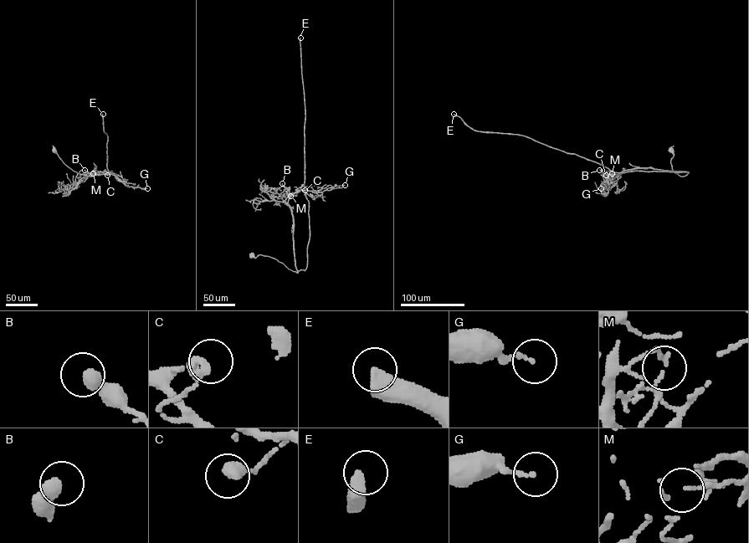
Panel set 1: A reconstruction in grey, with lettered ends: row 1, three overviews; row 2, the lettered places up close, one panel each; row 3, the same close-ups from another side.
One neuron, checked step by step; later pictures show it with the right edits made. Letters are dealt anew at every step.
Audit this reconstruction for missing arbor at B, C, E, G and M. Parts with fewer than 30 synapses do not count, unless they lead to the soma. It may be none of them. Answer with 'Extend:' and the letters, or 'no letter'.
Extend: E

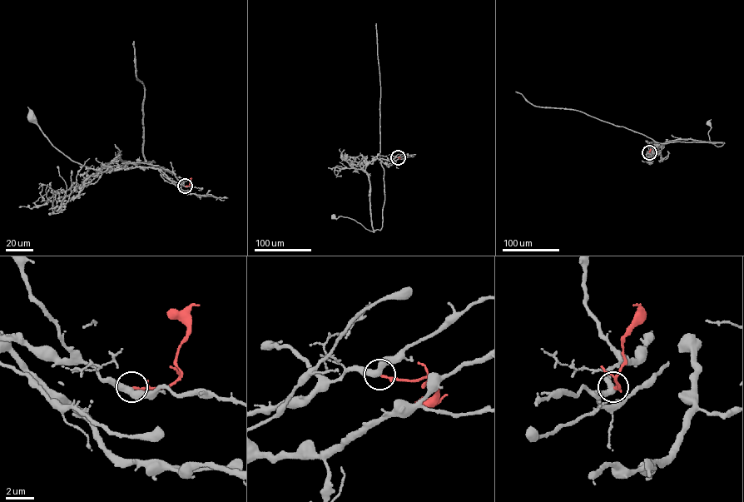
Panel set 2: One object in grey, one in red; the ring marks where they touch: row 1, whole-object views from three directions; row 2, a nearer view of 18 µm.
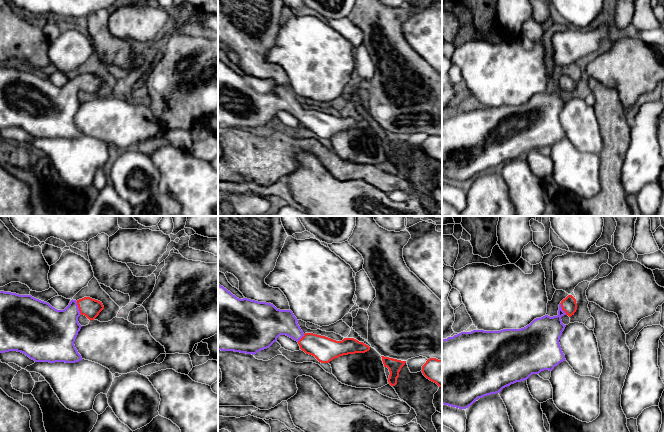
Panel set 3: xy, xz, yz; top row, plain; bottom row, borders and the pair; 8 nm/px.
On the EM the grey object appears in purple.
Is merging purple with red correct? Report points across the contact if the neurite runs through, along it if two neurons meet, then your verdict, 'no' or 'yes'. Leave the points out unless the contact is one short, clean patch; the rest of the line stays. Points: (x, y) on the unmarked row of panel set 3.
across xy (56, 106), (78, 84), (89, 83) | yes

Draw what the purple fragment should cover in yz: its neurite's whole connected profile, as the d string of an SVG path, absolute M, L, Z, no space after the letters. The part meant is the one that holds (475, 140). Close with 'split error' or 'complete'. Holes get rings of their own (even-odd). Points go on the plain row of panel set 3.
M568 71L559 80L558 91L545 91L534 95L529 101L521 105L503 105L500 107L473 106L461 108L453 113L442 116L442 180L459 185L466 185L478 174L499 169L503 164L516 158L527 156L532 150L541 147L552 147L555 142L565 137L559 116L566 101L561 93L571 93L577 86L576 75Z; split error

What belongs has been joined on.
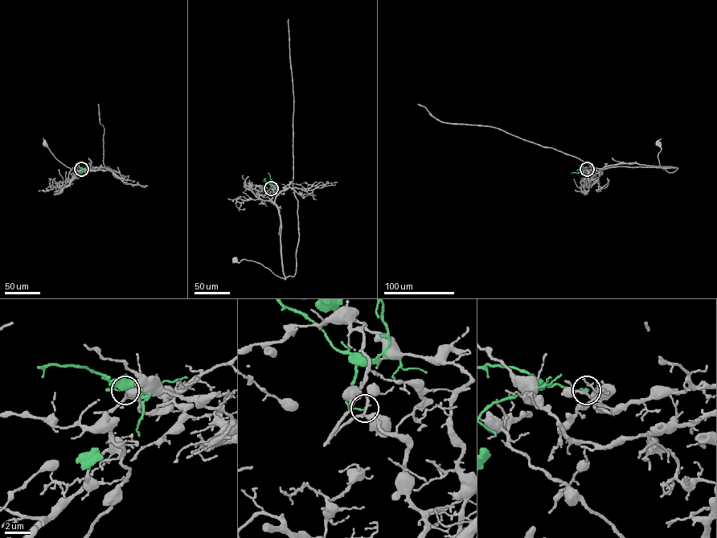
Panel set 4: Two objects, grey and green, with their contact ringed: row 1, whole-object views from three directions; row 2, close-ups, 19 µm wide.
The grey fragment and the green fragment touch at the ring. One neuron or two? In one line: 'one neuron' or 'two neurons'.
two neurons

